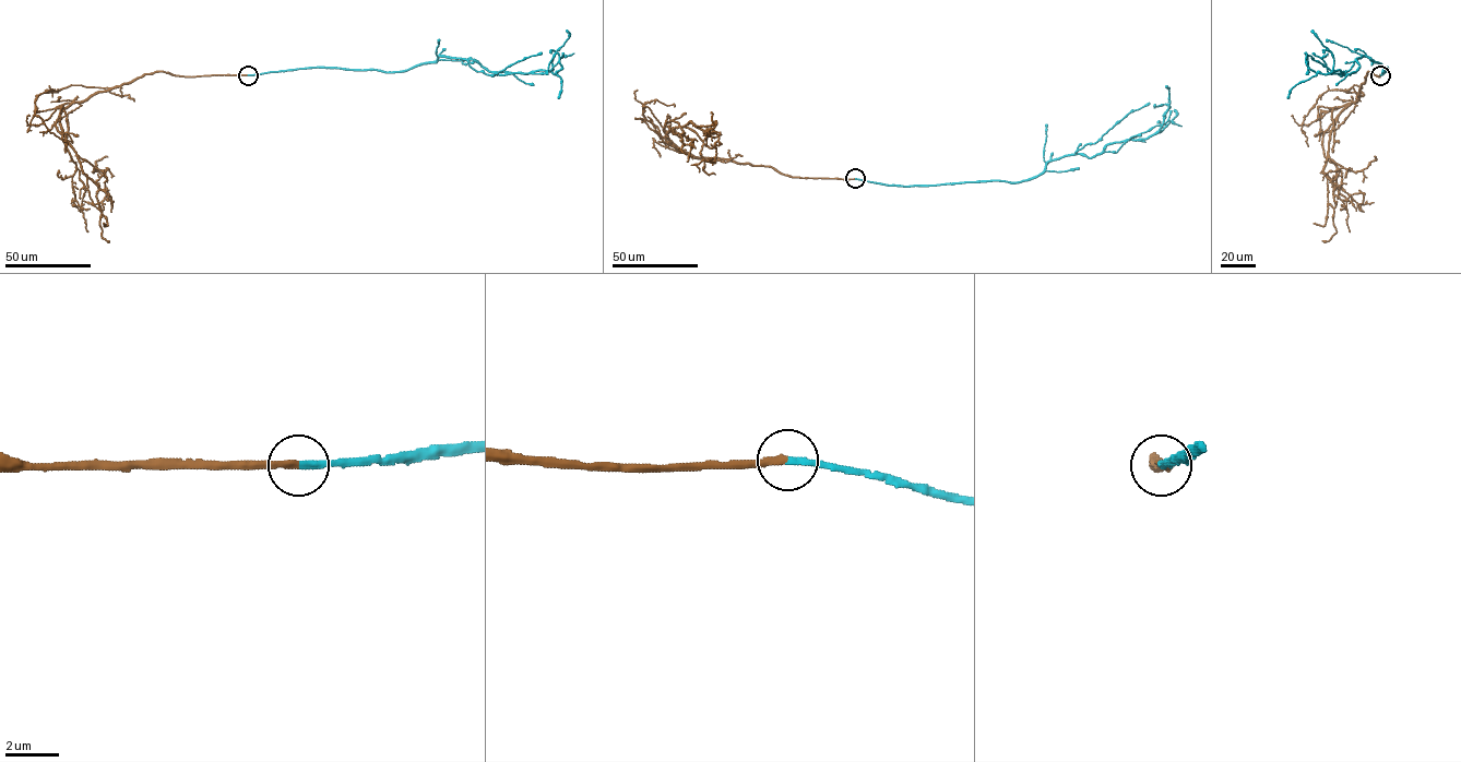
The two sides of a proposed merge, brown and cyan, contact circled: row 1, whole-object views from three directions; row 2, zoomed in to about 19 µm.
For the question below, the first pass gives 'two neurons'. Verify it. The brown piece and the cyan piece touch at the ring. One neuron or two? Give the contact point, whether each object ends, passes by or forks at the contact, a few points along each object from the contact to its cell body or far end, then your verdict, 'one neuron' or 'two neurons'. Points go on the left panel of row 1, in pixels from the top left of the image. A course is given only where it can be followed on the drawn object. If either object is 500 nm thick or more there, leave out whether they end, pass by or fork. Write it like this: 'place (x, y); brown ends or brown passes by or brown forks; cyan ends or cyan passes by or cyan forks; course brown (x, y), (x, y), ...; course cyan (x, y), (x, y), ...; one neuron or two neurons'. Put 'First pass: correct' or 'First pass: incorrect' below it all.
place (248, 75); brown ends; cyan ends; course brown (248, 75), (158, 71), (73, 102), (59, 124), (82, 170), (110, 197), (107, 192), (92, 202); course cyan (248, 75), (399, 72), (439, 56), (499, 74), (554, 73), (557, 54), (547, 74); one neuron
First pass: incorrect

